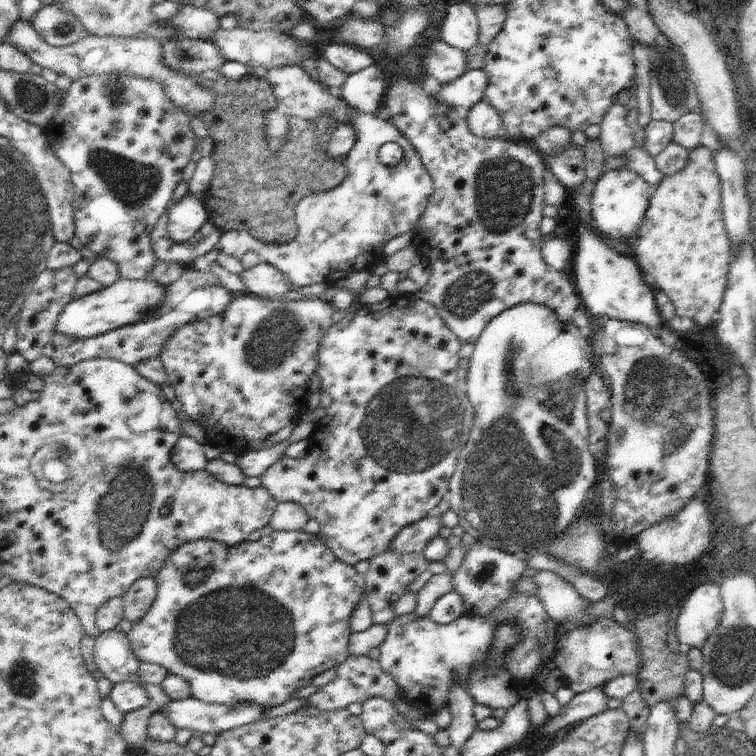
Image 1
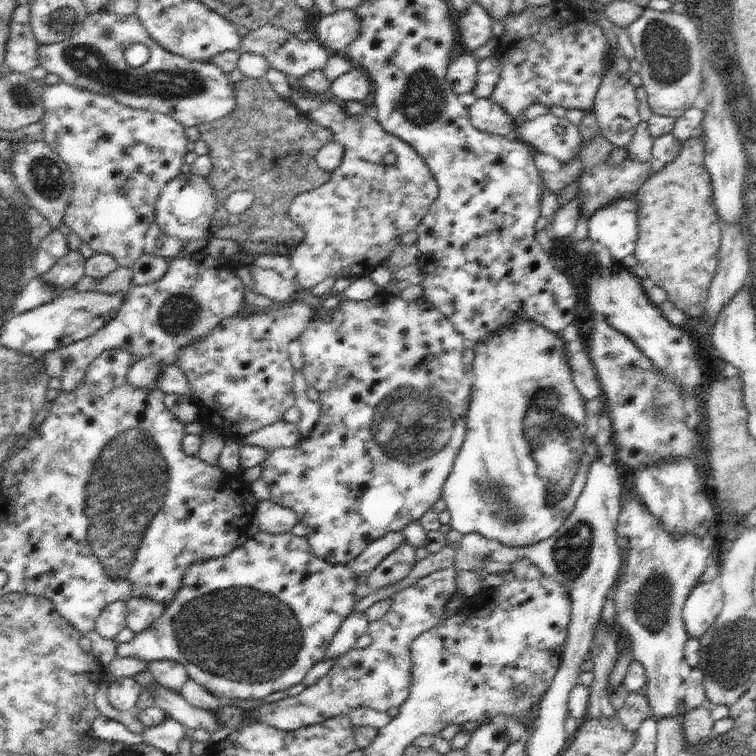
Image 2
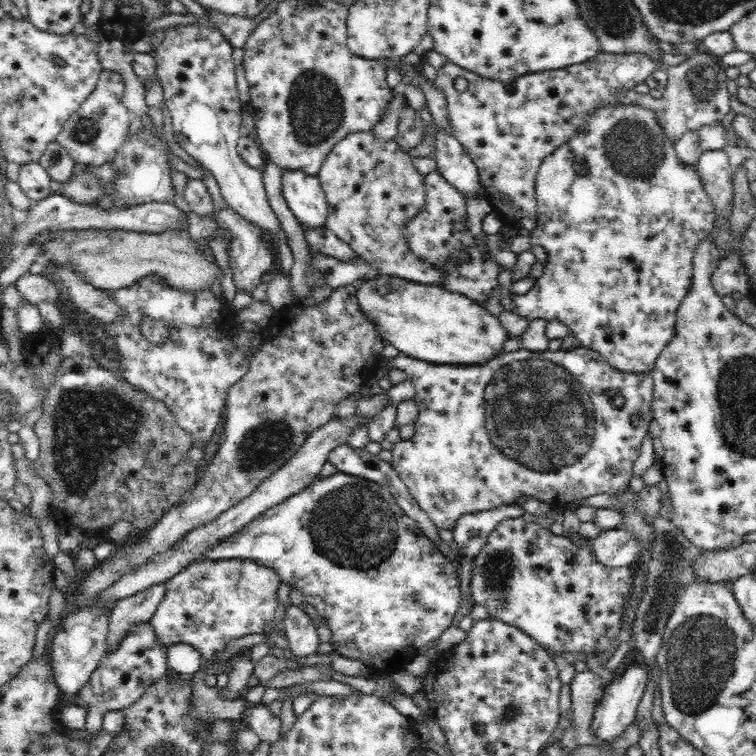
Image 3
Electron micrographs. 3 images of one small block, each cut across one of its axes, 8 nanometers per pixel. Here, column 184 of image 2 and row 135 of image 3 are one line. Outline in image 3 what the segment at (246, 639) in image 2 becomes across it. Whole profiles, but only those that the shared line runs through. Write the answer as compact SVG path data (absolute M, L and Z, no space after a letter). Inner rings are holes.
M616 102L616 106L610 104L606 108L592 112L586 126L582 128L582 132L572 136L572 140L568 140L568 144L562 144L560 148L556 148L556 152L552 152L552 156L546 156L546 160L540 166L538 178L536 178L536 198L538 198L538 224L536 224L536 230L532 230L528 236L530 236L532 246L538 244L546 250L548 260L546 260L546 270L544 270L542 278L538 278L534 282L534 288L522 296L514 296L516 314L524 316L528 322L538 320L538 318L544 318L548 322L560 320L562 324L566 324L570 328L570 332L580 340L580 344L584 348L590 348L596 354L602 354L620 372L650 374L658 356L664 352L664 348L674 338L676 312L678 312L684 296L688 296L688 292L692 288L692 276L694 276L692 260L694 260L696 246L712 236L712 228L716 226L716 220L718 220L714 204L704 190L704 182L700 180L698 168L692 164L680 162L674 142L666 136L664 128L658 124L652 110L646 110L638 104L624 106L624 104Z

